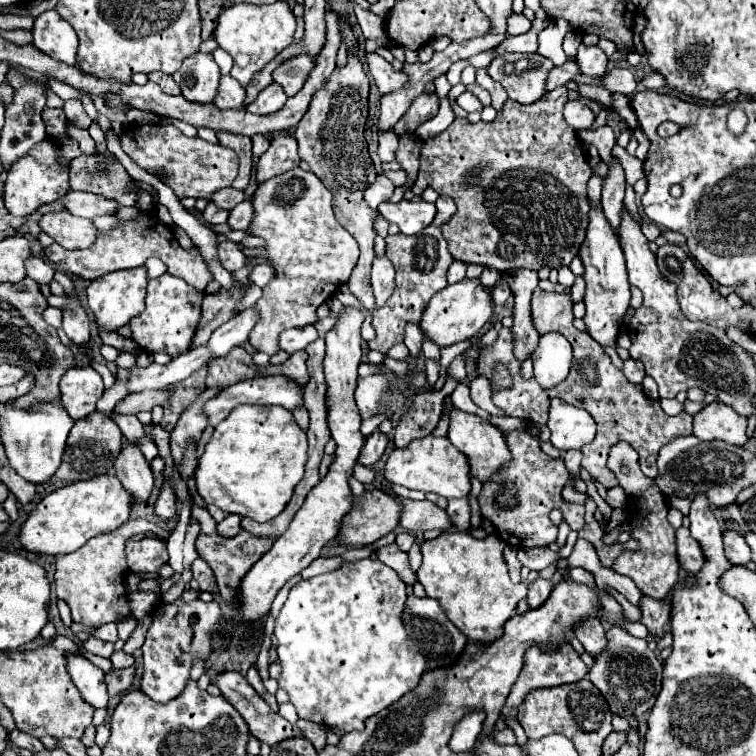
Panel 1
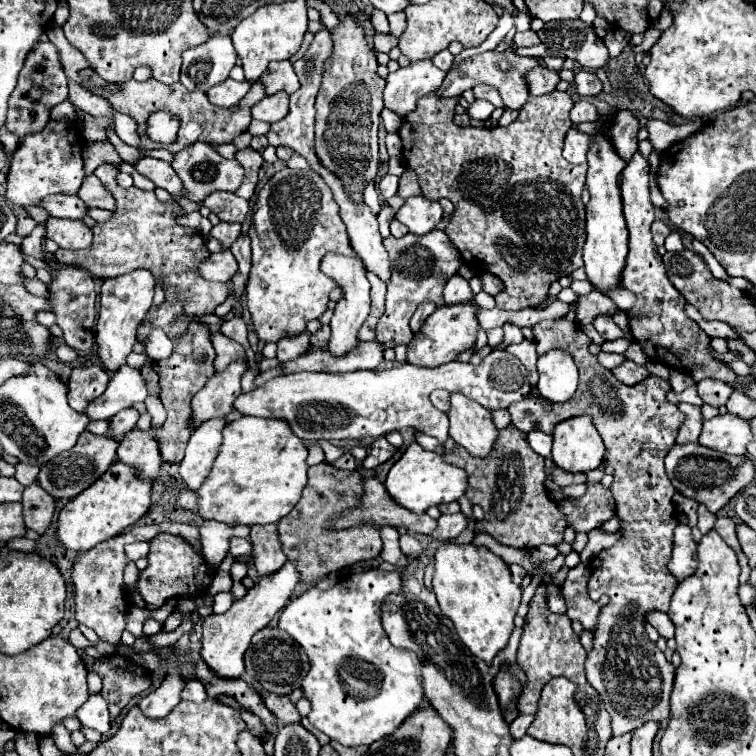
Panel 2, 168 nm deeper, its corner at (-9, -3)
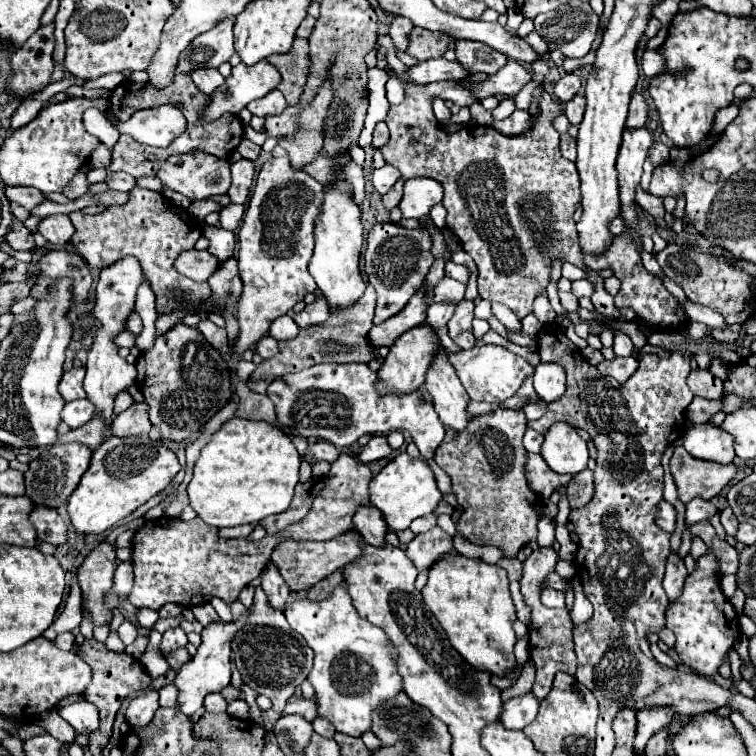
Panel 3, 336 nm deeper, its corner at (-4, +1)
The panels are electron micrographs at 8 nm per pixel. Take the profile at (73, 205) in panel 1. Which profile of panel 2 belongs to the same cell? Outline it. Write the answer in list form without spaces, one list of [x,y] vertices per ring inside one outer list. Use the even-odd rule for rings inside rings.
[[[68,194],[48,196],[48,200],[42,200],[38,206],[44,208],[50,216],[72,218],[72,220],[80,220],[82,216],[86,216],[86,210],[88,210],[88,206],[80,198],[68,196]]]

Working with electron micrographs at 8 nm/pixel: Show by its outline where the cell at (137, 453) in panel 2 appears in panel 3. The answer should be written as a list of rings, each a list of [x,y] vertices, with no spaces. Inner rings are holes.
[[[133,404],[129,410],[113,418],[111,434],[113,436],[147,436],[151,422],[147,418],[147,404]]]

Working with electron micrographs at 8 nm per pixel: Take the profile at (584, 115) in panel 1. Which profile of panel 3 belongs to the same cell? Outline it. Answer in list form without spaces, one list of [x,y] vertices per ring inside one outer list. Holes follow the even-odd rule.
[[[579,94],[565,104],[565,116],[569,118],[571,124],[577,126],[583,120],[583,108],[585,108],[585,98]]]

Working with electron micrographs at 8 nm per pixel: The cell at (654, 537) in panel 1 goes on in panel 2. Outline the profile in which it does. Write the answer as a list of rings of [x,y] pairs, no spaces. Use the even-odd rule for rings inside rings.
[[[558,318],[558,320],[538,322],[532,326],[532,330],[534,330],[534,340],[536,340],[536,346],[540,352],[548,352],[552,348],[564,348],[574,358],[578,372],[580,372],[580,384],[578,384],[576,394],[568,402],[552,404],[550,412],[542,410],[542,404],[538,402],[536,396],[528,396],[528,398],[512,404],[508,408],[508,412],[512,416],[512,424],[522,432],[540,430],[544,434],[552,434],[554,426],[558,422],[562,422],[564,418],[570,418],[570,414],[588,414],[604,442],[604,446],[608,448],[606,462],[614,468],[612,496],[614,496],[614,504],[616,504],[616,516],[622,522],[618,528],[622,538],[612,548],[598,552],[590,562],[592,564],[592,576],[588,580],[590,598],[600,602],[602,596],[608,596],[608,600],[600,608],[600,620],[598,620],[596,632],[594,632],[594,648],[586,658],[584,670],[586,670],[586,680],[600,694],[600,698],[604,700],[604,706],[612,718],[612,736],[622,736],[626,732],[634,732],[638,726],[642,726],[648,720],[666,722],[672,716],[670,714],[670,692],[674,686],[674,666],[664,658],[664,654],[658,650],[658,646],[648,638],[648,634],[644,630],[644,622],[646,622],[648,612],[652,612],[652,610],[666,612],[668,610],[672,592],[678,584],[676,578],[666,568],[670,554],[672,554],[672,532],[678,524],[678,512],[672,502],[672,496],[676,490],[672,488],[672,484],[666,476],[664,456],[676,444],[678,428],[684,422],[684,414],[678,410],[676,404],[672,404],[666,398],[670,392],[670,382],[664,378],[650,374],[646,380],[642,380],[634,386],[626,386],[626,384],[618,382],[616,376],[610,370],[606,370],[604,366],[600,366],[596,356],[592,356],[588,352],[588,346],[592,344],[592,340],[580,330],[578,324],[572,324],[566,318]]]

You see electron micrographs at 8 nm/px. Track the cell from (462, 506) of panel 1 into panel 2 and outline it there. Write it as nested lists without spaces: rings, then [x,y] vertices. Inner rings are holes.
[[[462,512],[458,514],[442,514],[438,518],[438,526],[436,530],[430,534],[434,540],[440,542],[450,542],[454,540],[462,530],[466,528],[466,516]]]

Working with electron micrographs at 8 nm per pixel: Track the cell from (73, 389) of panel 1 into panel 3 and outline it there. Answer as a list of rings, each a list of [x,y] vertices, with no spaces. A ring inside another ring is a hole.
[[[71,368],[69,372],[63,374],[61,384],[59,384],[59,392],[65,398],[65,402],[73,402],[77,398],[85,398],[85,390],[83,390],[83,378],[85,378],[85,368]]]

